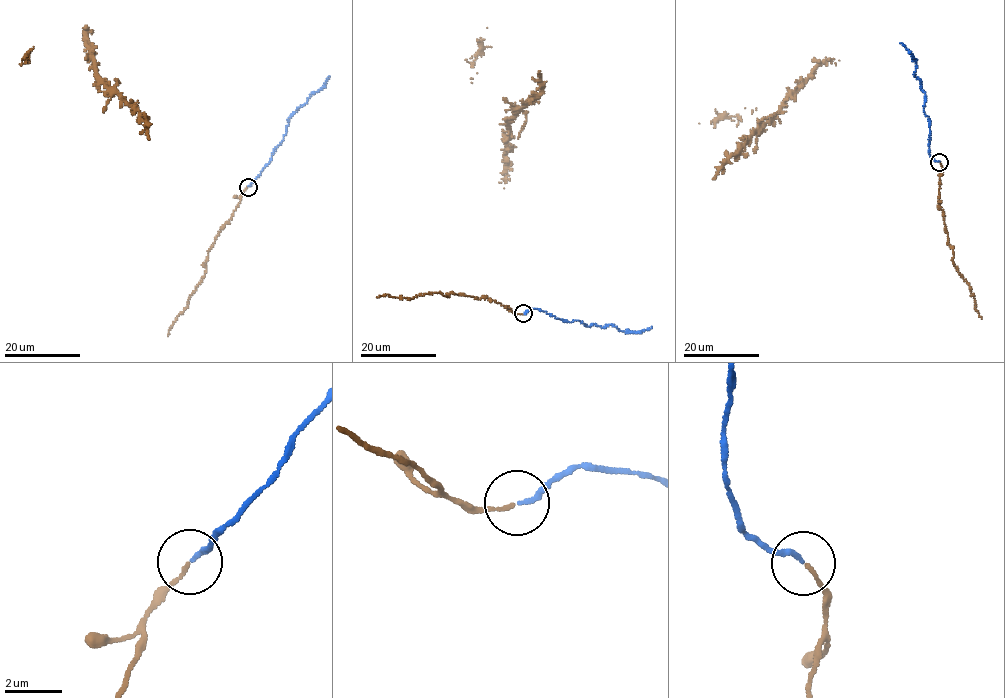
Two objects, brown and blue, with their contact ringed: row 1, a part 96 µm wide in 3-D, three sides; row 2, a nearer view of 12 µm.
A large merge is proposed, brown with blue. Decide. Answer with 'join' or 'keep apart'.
join

